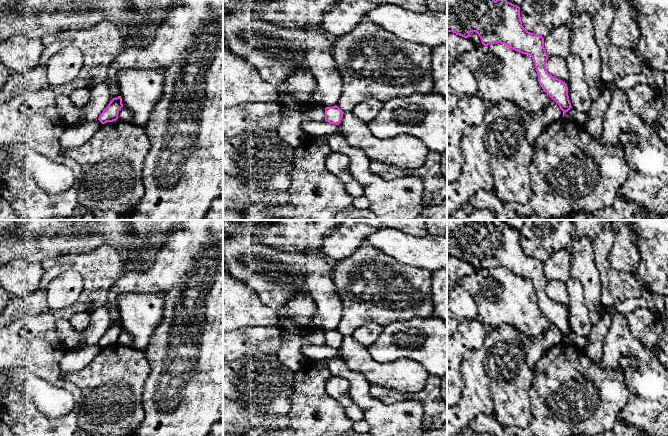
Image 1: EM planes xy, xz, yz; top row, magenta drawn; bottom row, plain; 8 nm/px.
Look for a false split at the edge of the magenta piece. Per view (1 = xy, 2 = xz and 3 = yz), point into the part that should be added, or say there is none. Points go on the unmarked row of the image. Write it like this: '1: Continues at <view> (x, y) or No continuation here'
1: No continuation here
2: No continuation here
3: No continuation here

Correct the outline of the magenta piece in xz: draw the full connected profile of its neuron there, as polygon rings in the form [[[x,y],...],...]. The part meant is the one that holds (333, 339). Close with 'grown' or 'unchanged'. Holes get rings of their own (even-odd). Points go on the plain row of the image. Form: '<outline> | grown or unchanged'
[[[337,330],[325,332],[325,345],[330,348],[339,349],[343,342],[344,336]]] | unchanged

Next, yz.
[[[447,220],[447,256],[464,262],[476,256],[485,271],[501,267],[531,280],[540,310],[559,329],[563,341],[572,332],[567,308],[547,295],[544,262],[523,251],[520,231],[503,220],[496,225],[491,220]]] | unchanged

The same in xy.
[[[121,320],[113,322],[108,328],[108,330],[100,338],[98,344],[102,348],[116,345],[118,343],[119,335],[121,334],[122,331],[123,331],[123,328],[122,328]]] | unchanged

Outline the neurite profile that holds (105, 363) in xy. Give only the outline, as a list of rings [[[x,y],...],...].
[[[119,343],[102,348],[84,368],[64,375],[64,379],[81,391],[78,424],[86,435],[132,436],[144,420],[142,393],[151,372],[144,352]]]

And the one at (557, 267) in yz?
[[[563,249],[544,262],[544,272],[548,280],[566,282],[570,277],[571,253],[570,249]]]

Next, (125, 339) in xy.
[[[122,331],[118,338],[118,343],[123,346],[129,346],[132,347],[133,345],[133,337],[131,334]]]

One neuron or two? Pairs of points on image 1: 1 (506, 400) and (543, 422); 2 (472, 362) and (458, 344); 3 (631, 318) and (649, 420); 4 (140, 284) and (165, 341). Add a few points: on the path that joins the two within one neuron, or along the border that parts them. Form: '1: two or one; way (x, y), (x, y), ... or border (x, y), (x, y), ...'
1: two; border (530, 392), (531, 420), (527, 425)
2: two; border (485, 339), (480, 347), (463, 356), (461, 376)
3: two; border (625, 315), (630, 333), (652, 350)
4: one; way (159, 284), (170, 293), (170, 322)

